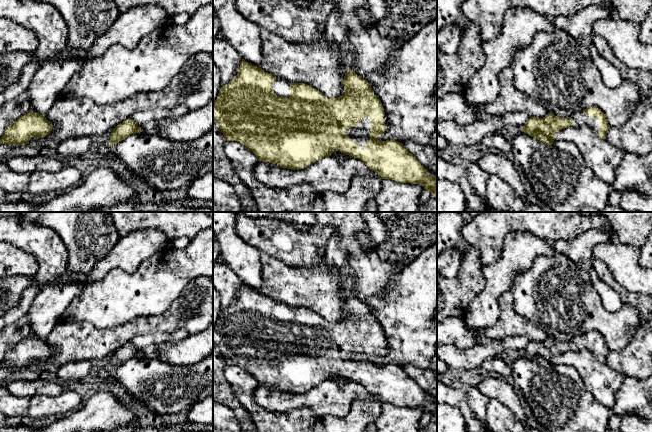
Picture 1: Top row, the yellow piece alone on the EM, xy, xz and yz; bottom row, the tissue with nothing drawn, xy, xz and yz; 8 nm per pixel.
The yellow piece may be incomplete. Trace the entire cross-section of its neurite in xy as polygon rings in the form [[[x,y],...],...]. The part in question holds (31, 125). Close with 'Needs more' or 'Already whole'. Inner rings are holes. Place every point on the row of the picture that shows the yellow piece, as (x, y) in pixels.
[[[29,112],[10,124],[0,138],[0,144],[26,145],[33,137],[43,138],[52,131],[52,125],[45,115]]]. Already whole

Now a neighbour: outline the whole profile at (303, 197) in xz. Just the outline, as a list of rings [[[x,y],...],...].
[[[225,141],[226,155],[250,190],[259,212],[325,212],[322,193],[310,184],[289,188],[269,188],[254,177],[256,155],[237,141]]]

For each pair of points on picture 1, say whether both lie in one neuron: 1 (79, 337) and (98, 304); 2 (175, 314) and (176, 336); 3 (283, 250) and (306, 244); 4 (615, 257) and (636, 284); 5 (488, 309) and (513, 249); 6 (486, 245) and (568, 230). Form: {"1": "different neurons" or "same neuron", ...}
{"1": "different neurons", "2": "different neurons", "3": "same neuron", "4": "same neuron", "5": "same neuron", "6": "same neuron"}

